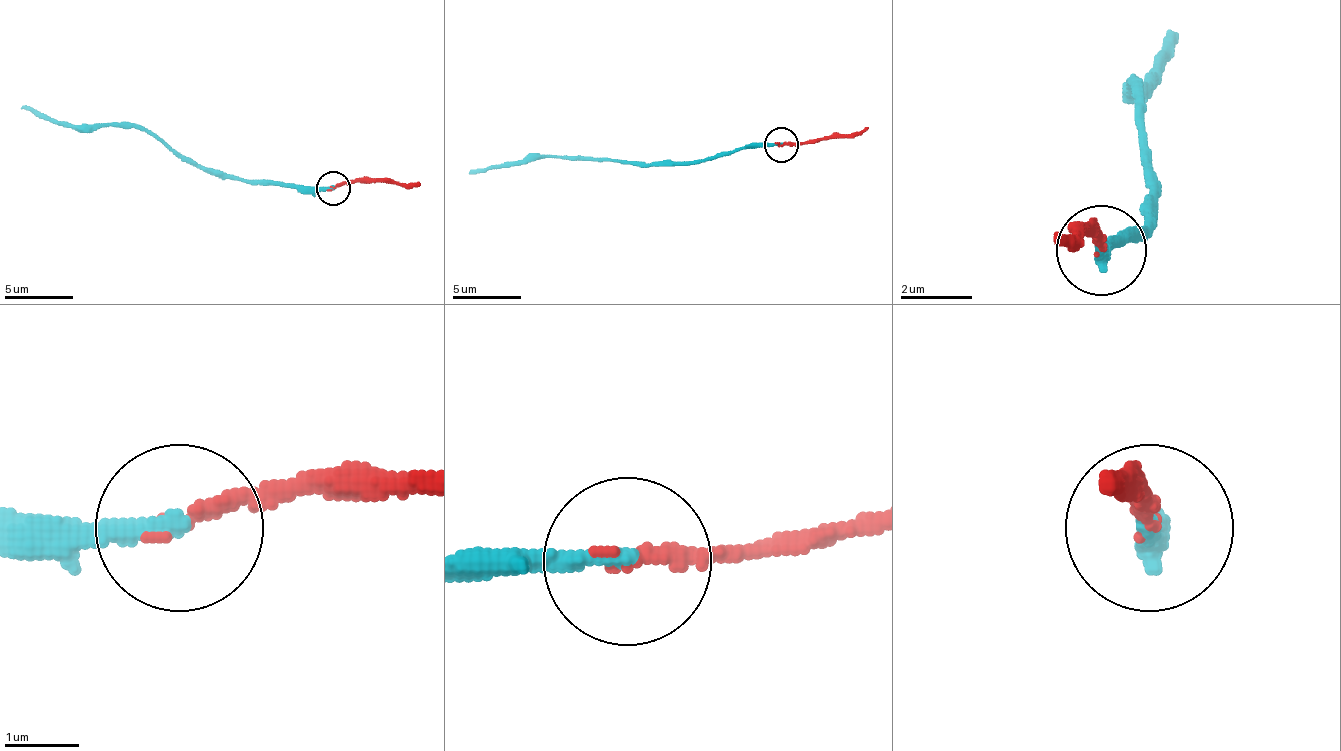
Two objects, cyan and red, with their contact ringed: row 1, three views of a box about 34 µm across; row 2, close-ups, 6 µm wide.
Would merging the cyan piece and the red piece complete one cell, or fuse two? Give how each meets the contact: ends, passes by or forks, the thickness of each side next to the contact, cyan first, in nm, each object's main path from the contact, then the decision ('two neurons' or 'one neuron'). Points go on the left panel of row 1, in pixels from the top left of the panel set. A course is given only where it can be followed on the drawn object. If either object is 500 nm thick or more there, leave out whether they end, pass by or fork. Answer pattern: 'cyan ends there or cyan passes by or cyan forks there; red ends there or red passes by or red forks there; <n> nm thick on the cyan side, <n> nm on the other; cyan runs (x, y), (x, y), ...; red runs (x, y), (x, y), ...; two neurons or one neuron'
cyan ends there; red ends there; 240 nm thick on the cyan side, 200 nm on the other; cyan runs (332, 189), (295, 189), (244, 179), (220, 179), (182, 162), (138, 127), (69, 124), (21, 107); red runs (332, 189), (397, 182), (421, 186); one neuron

